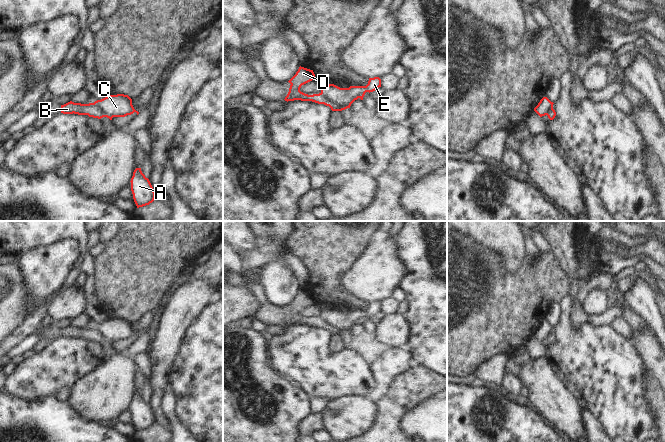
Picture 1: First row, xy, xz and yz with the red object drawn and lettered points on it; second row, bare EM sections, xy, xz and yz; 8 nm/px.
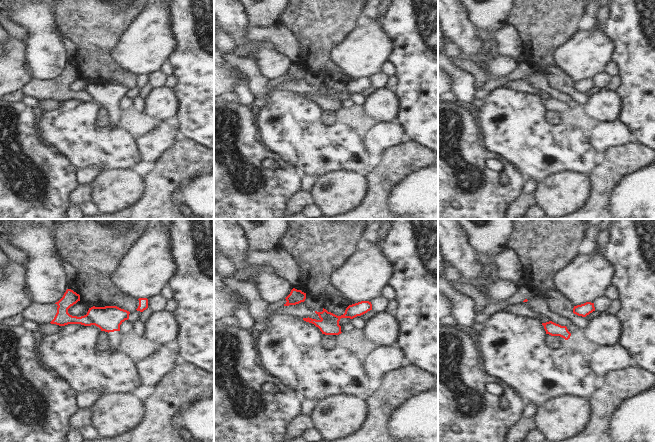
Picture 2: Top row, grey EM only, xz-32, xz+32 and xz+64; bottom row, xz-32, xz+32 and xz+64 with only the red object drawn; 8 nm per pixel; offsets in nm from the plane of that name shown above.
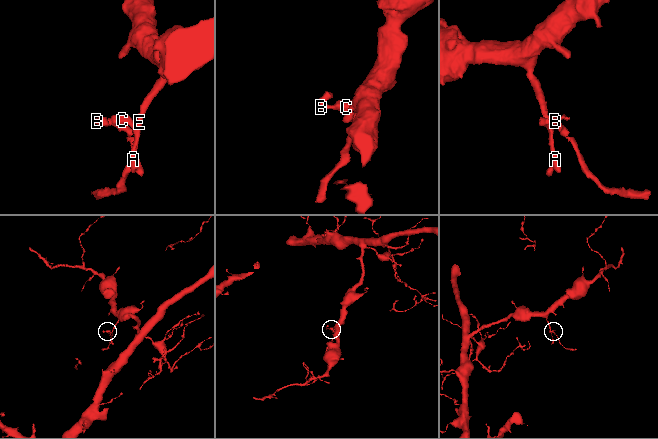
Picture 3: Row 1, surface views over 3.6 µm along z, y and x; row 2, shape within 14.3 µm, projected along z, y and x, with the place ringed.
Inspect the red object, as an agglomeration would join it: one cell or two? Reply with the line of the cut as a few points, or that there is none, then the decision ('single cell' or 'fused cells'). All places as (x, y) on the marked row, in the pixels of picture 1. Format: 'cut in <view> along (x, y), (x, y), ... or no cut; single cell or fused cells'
cut in xz along (320, 93), (343, 109); fused cells

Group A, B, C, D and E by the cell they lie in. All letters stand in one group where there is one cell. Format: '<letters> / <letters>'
A C E / B D

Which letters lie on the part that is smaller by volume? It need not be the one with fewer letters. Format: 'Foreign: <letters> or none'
Foreign: B, D

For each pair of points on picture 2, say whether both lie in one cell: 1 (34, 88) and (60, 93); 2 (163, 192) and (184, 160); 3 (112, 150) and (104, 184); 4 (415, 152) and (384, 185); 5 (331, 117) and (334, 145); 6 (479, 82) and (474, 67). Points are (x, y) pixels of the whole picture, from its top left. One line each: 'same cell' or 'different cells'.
1: same cell
2: same cell
3: different cells
4: same cell
5: different cells
6: same cell

